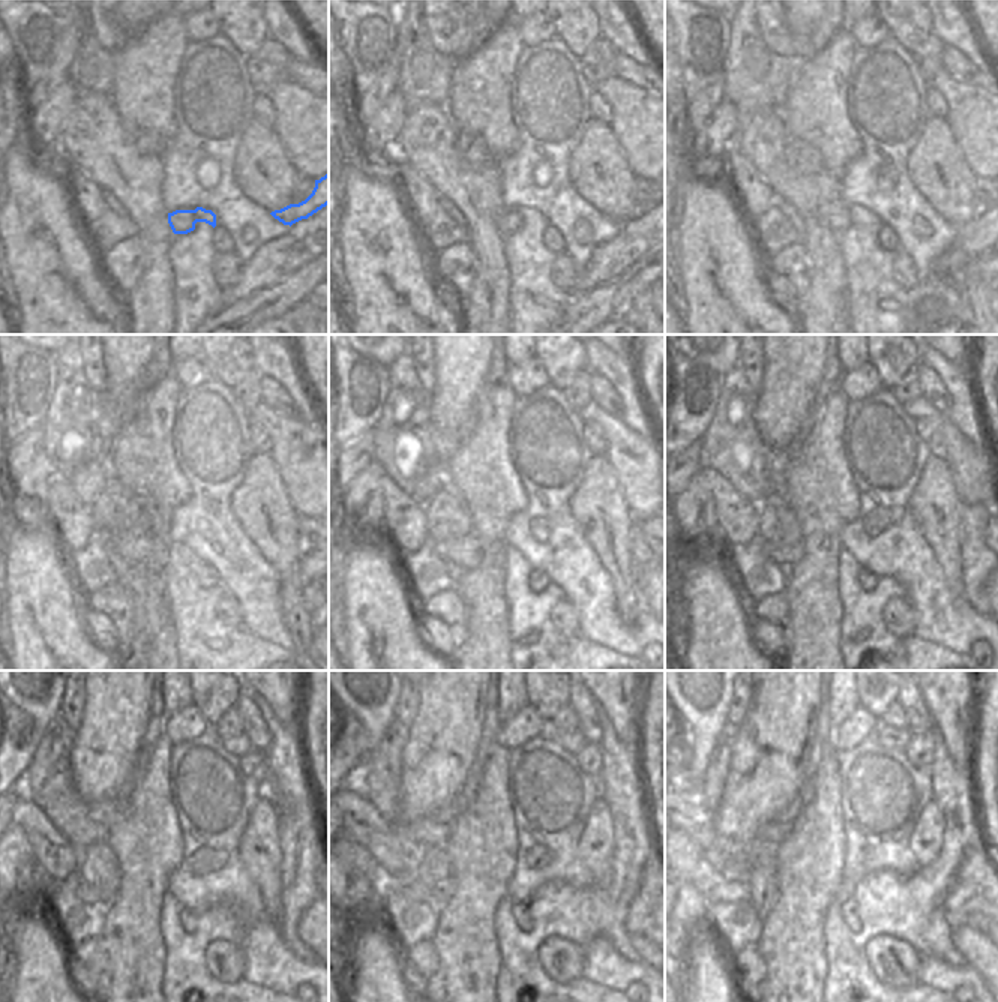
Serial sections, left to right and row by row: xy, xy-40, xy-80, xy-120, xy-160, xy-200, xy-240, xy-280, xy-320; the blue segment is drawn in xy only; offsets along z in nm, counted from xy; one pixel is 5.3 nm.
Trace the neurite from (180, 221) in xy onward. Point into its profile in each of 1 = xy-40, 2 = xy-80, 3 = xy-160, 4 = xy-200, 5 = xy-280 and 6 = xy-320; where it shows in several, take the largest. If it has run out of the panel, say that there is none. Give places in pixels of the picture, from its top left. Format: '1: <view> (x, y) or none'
1: xy-40 (509, 222)
2: xy-80 (835, 213)
3: xy-160 (467, 552)
4: xy-200 (791, 554)
5: xy-280 (383, 884)
6: xy-320 (695, 869)

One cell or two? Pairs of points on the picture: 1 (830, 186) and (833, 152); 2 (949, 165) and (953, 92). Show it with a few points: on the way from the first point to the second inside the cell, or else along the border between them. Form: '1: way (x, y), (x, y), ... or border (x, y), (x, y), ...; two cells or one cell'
1: border (823, 170), (839, 174); two cells
2: border (943, 119), (965, 162); two cells

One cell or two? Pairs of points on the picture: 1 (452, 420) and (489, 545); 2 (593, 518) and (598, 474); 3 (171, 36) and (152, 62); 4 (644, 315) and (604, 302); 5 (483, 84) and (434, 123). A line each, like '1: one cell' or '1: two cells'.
1: two cells
2: one cell
3: one cell
4: two cells
5: two cells

